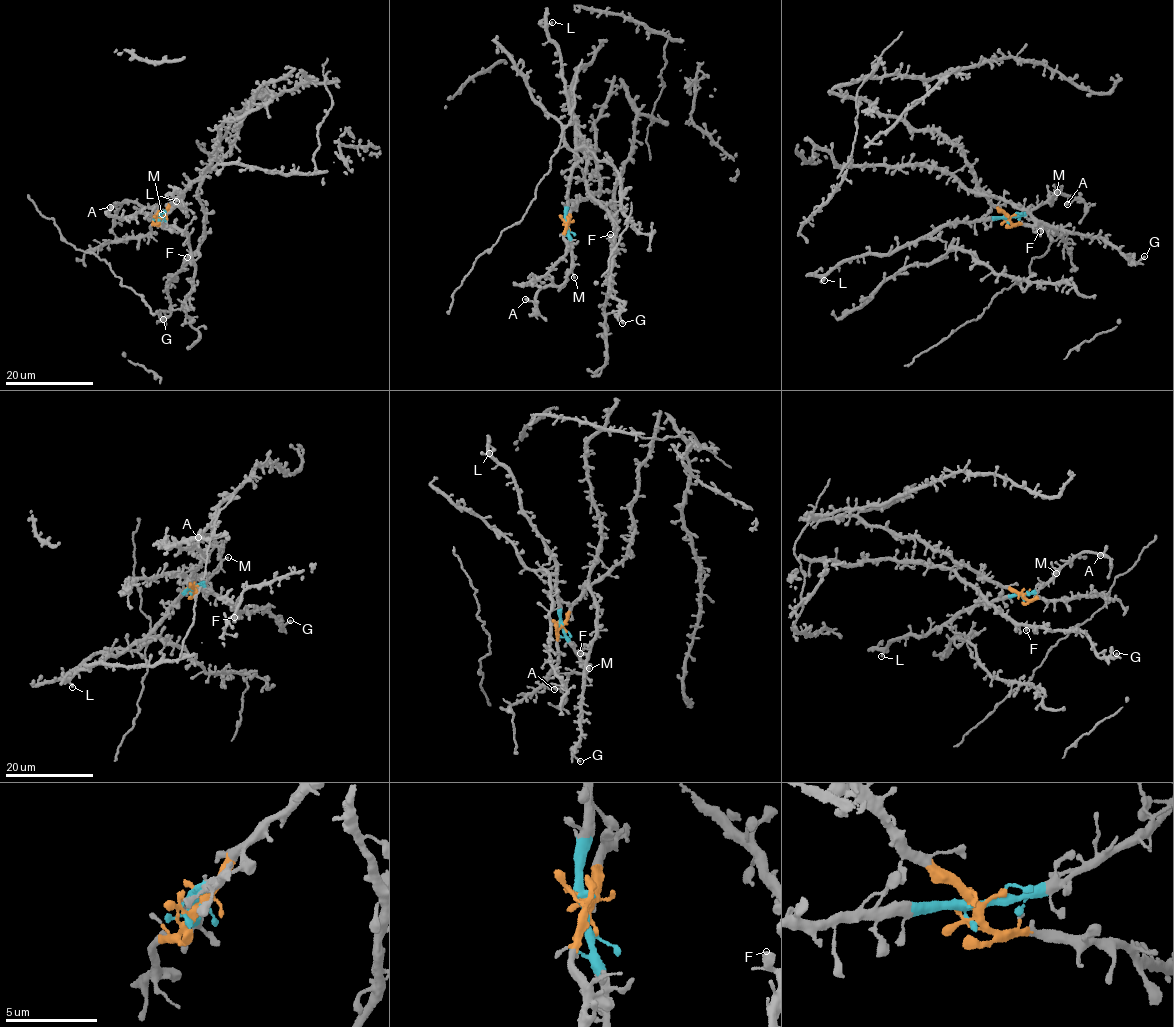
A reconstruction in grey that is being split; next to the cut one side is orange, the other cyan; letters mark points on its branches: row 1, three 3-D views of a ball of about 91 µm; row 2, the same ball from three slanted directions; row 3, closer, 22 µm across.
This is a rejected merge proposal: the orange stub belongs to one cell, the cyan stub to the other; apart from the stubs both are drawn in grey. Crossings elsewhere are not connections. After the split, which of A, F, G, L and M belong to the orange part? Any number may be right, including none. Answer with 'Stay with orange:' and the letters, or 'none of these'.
Stay with orange: F, G

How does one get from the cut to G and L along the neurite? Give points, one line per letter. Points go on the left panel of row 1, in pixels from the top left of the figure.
G: (160, 217), (208, 166), (197, 191), (204, 233), (167, 284), (170, 304), (163, 319)
L: (160, 217), (177, 204), (186, 207), (180, 205), (184, 194), (173, 195), (177, 201)

